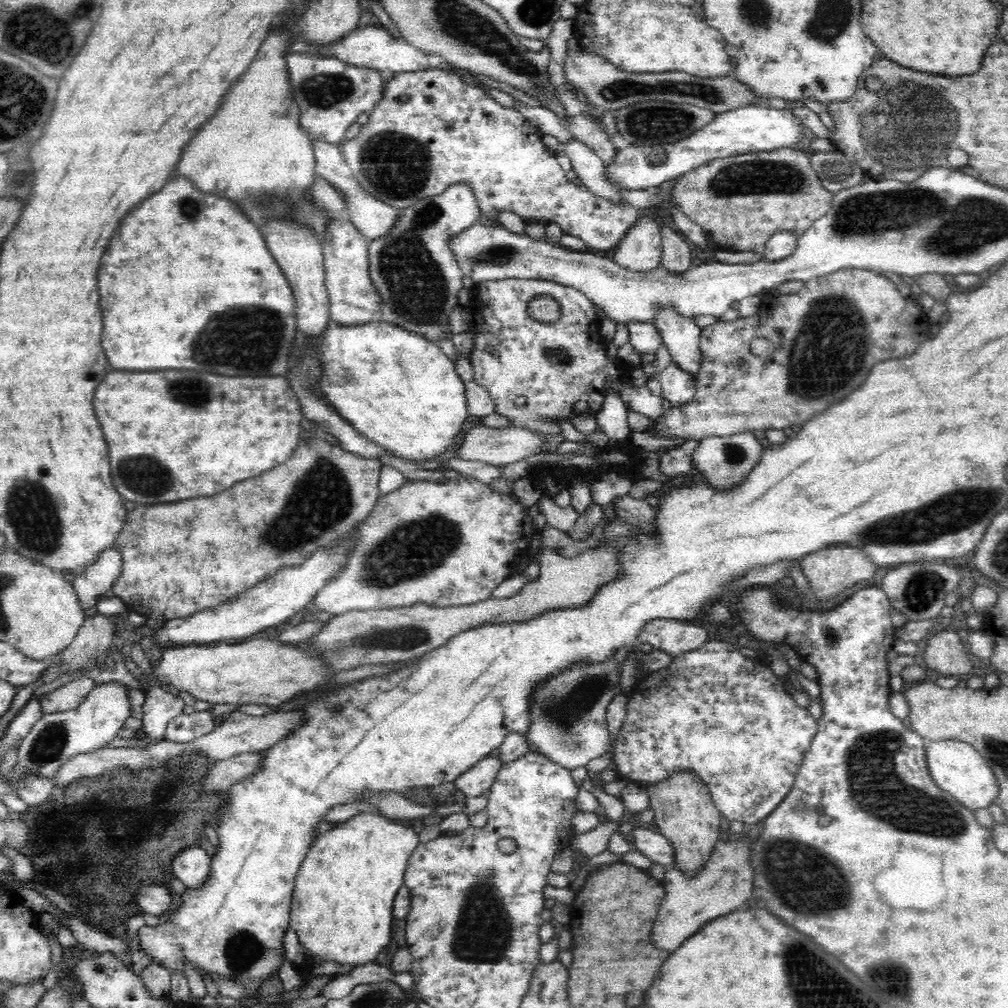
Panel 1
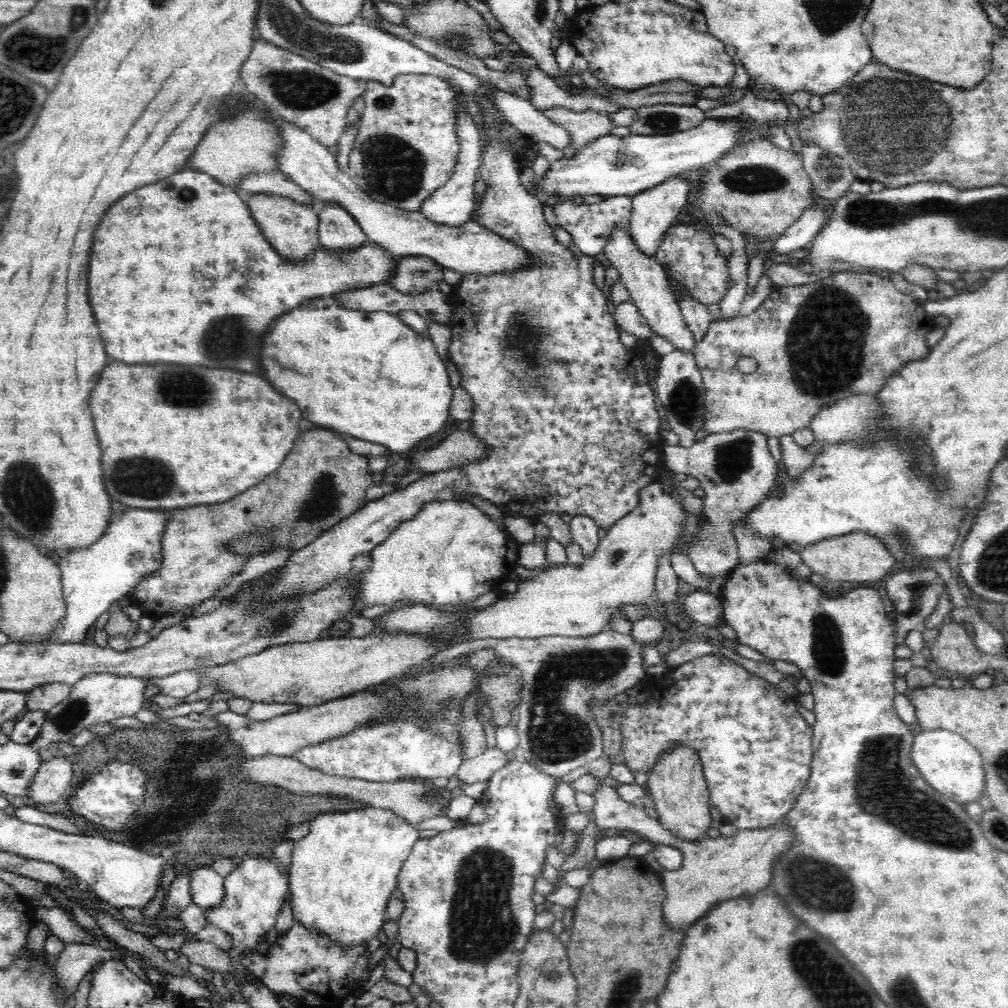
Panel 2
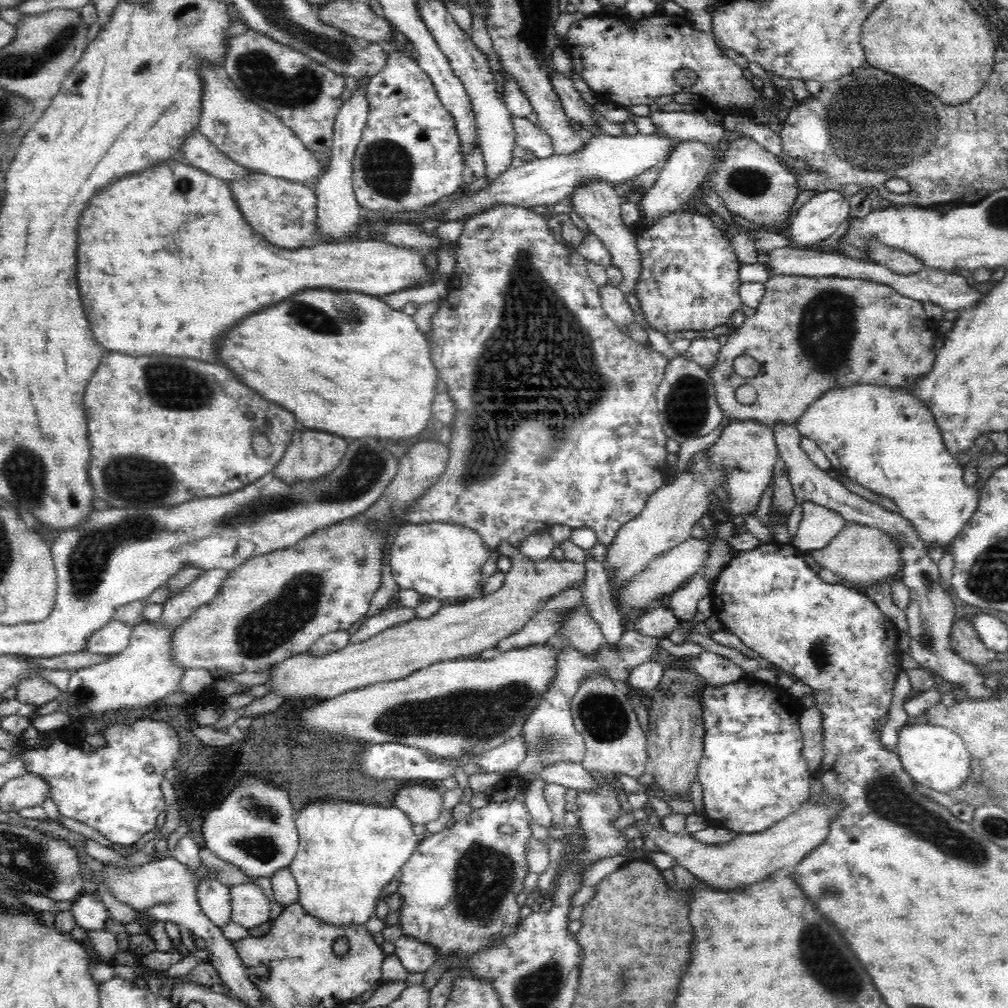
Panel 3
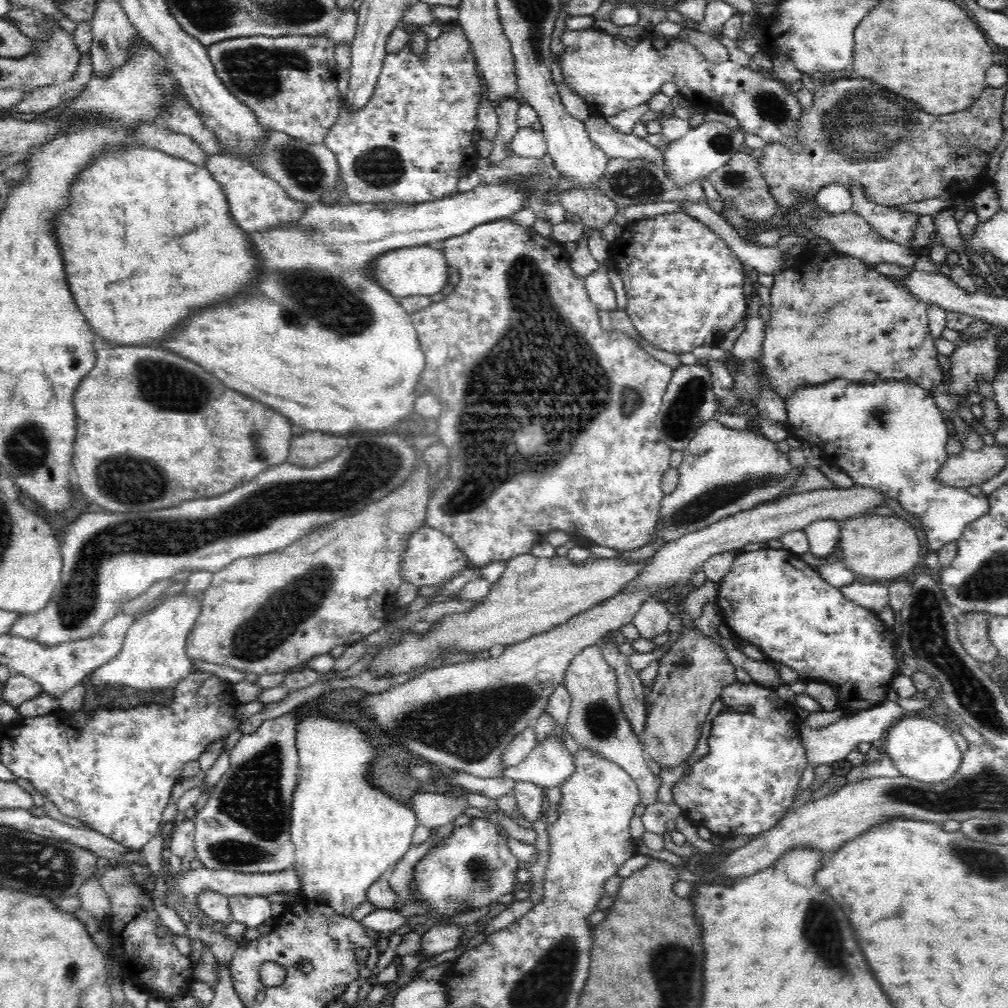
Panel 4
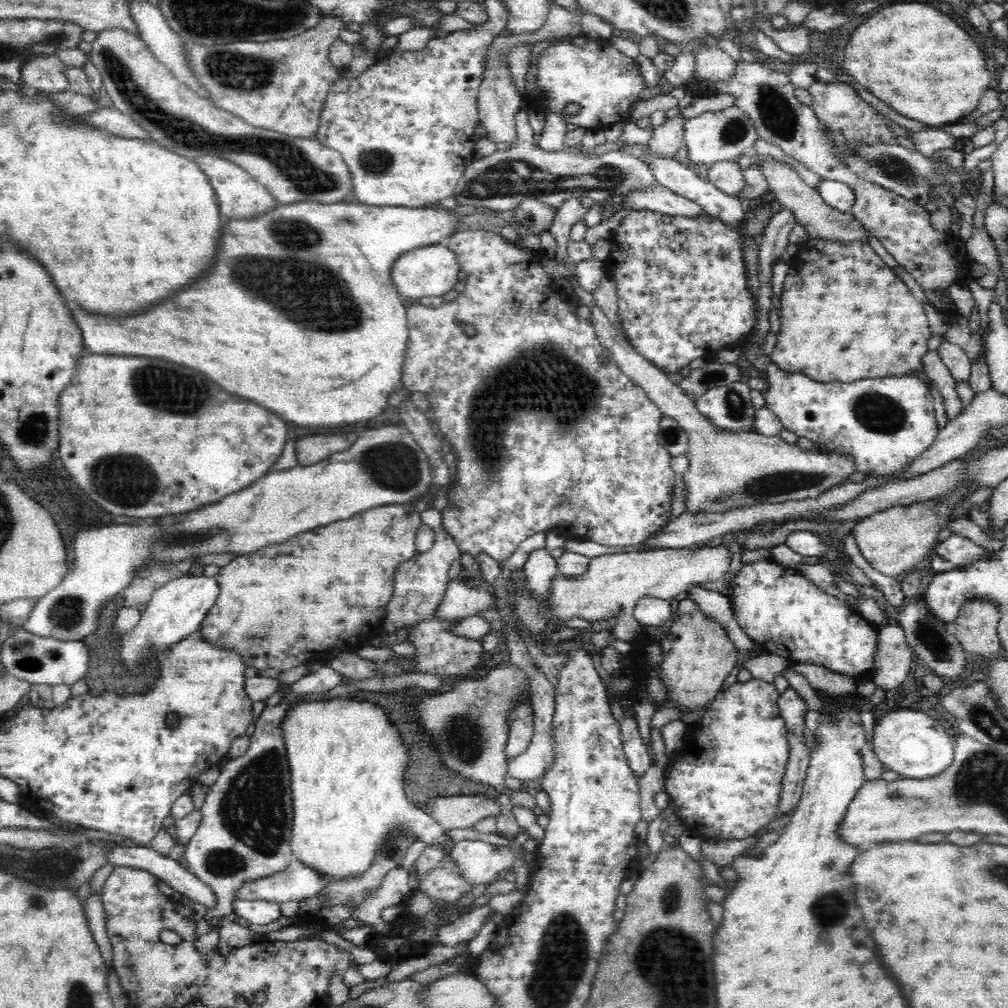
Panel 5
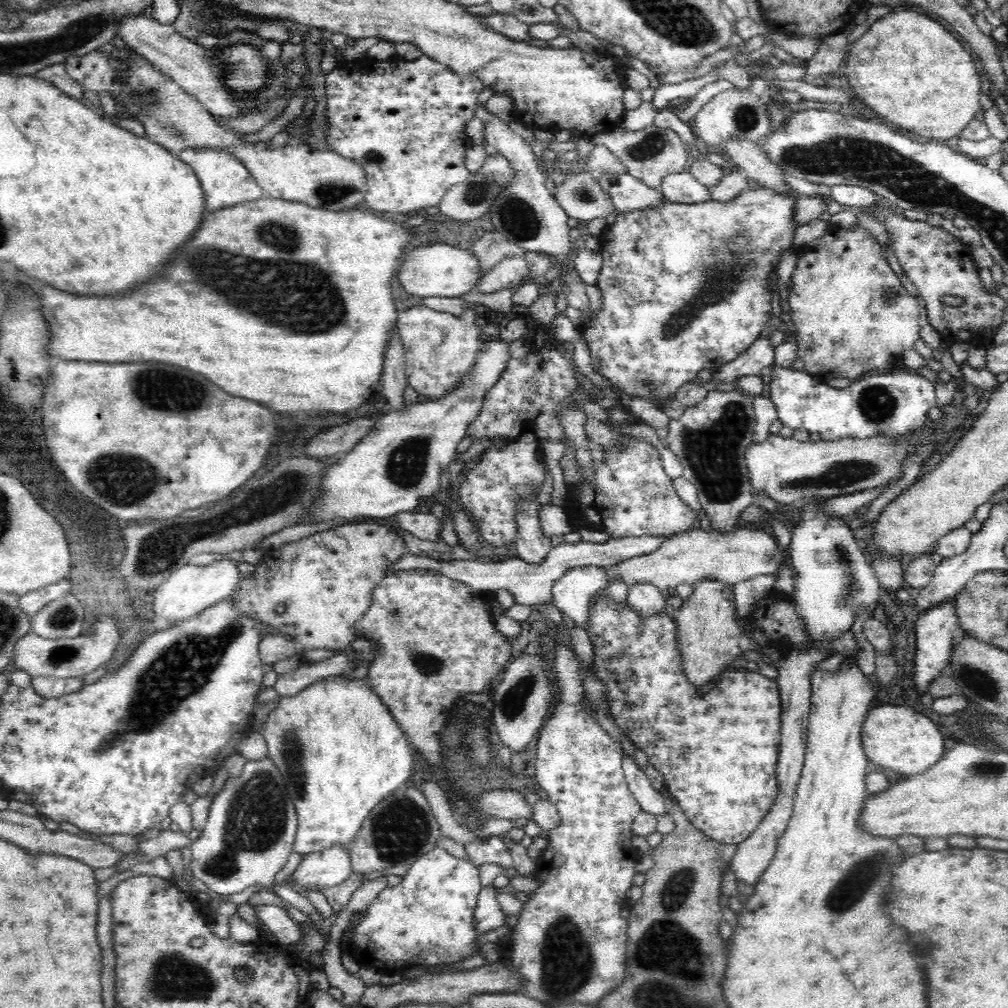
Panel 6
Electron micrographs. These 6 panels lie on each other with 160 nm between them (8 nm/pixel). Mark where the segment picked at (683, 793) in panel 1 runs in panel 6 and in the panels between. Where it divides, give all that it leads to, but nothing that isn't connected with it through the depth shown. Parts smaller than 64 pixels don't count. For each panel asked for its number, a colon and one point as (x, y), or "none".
2: (677, 786)
3: (675, 736)
4: (691, 675)
5: (698, 655)
6: (709, 639)

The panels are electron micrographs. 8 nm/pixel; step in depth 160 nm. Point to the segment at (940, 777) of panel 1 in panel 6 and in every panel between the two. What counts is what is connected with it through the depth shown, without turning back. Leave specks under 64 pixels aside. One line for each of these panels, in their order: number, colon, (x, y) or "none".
2: (950, 764)
3: (934, 756)
4: (921, 747)
5: (909, 742)
6: (897, 737)

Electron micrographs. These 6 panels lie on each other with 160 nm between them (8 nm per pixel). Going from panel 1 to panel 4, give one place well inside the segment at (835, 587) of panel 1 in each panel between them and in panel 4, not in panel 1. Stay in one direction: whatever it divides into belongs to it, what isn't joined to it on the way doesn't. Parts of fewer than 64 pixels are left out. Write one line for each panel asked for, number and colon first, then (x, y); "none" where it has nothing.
2: (856, 557)
3: (859, 554)
4: (874, 546)

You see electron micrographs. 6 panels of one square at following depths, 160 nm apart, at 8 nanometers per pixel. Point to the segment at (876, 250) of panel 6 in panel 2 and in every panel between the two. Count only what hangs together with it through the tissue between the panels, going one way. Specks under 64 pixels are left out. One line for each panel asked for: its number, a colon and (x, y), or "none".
2: (847, 332)
3: (810, 334)
4: (833, 316)
5: (844, 316)

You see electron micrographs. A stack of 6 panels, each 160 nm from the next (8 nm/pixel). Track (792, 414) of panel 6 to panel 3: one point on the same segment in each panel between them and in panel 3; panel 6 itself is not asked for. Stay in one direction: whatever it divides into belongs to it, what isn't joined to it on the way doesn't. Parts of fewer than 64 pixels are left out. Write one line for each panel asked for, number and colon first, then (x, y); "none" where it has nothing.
3: (884, 437)
4: (889, 435)
5: (885, 423)

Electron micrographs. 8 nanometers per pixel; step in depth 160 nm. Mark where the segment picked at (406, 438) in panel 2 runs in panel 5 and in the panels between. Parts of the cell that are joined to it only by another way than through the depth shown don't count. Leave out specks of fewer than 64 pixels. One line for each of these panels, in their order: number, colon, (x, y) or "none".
3: (327, 355)
4: (271, 345)
5: (335, 259)

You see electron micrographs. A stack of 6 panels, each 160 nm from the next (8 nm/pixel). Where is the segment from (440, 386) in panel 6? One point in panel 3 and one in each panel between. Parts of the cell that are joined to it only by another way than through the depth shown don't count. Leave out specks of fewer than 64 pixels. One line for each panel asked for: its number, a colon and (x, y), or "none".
3: (584, 447)
4: (573, 446)
5: (511, 398)

